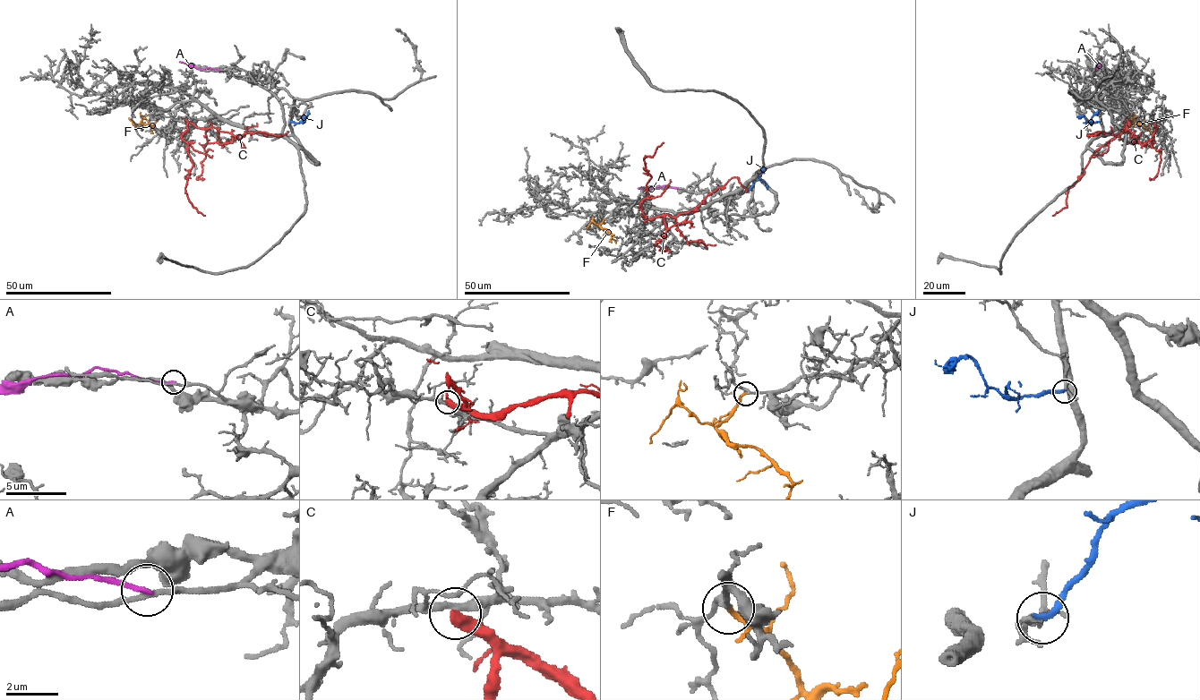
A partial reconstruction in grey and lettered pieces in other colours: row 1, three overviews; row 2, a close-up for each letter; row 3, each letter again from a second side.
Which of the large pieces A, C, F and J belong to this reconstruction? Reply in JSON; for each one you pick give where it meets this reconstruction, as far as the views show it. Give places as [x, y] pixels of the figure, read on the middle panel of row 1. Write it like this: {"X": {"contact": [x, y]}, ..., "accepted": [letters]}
{"F": {"contact": [604, 219]}, "accepted": ["F"]}

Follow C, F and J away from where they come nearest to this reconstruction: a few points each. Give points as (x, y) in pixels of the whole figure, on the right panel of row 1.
C: (1127, 119), (1127, 128), (1101, 146), (1091, 157), (1084, 174), (1068, 188), (1067, 207), (1052, 216)
F: (1129, 115), (1144, 128), (1152, 120)
J: (1100, 122), (1090, 122), (1099, 110)

